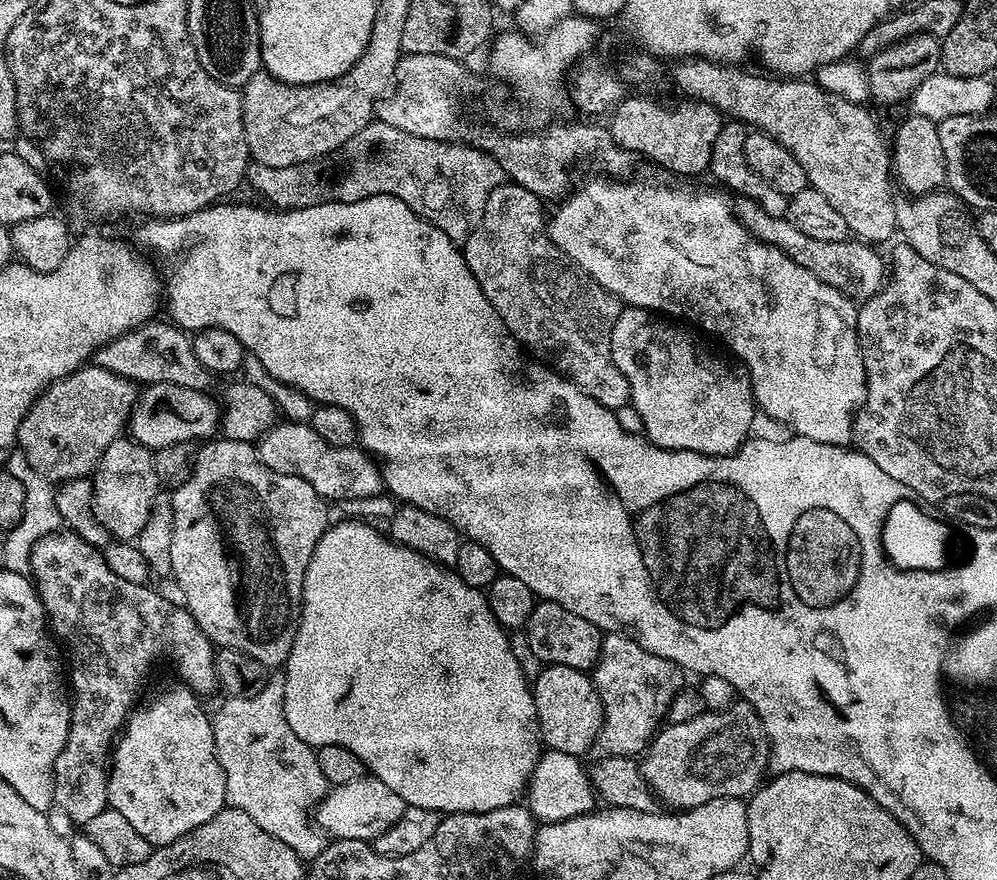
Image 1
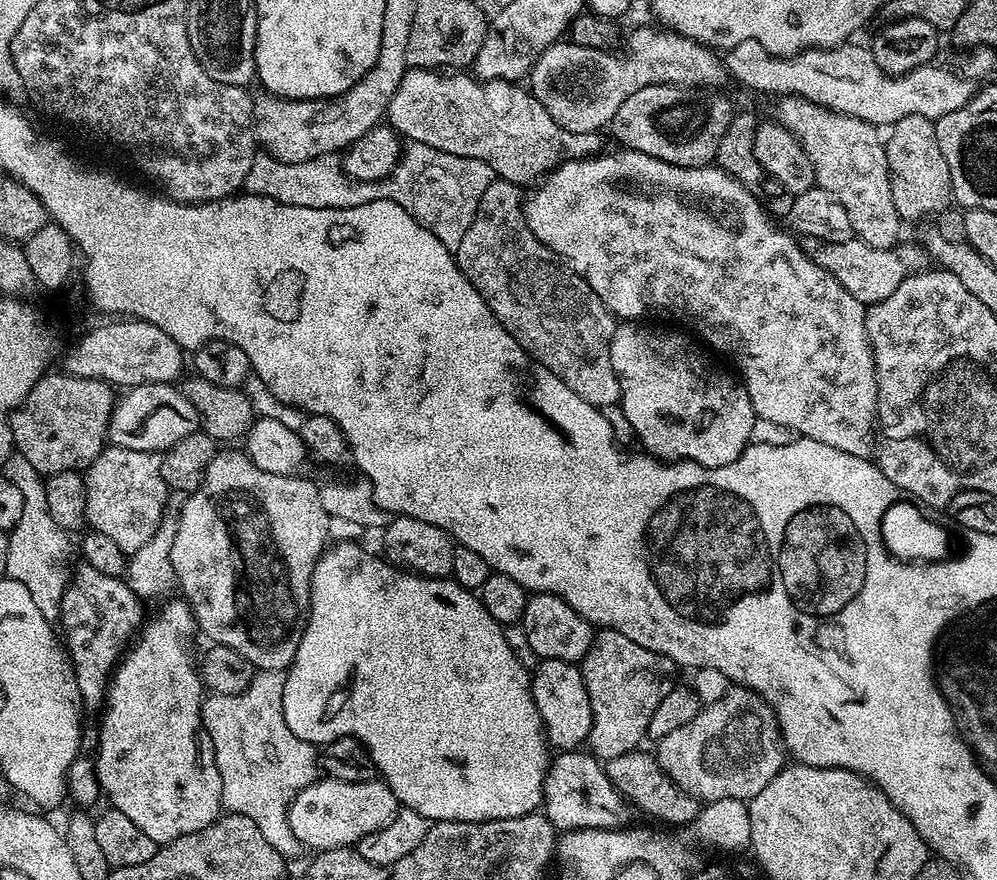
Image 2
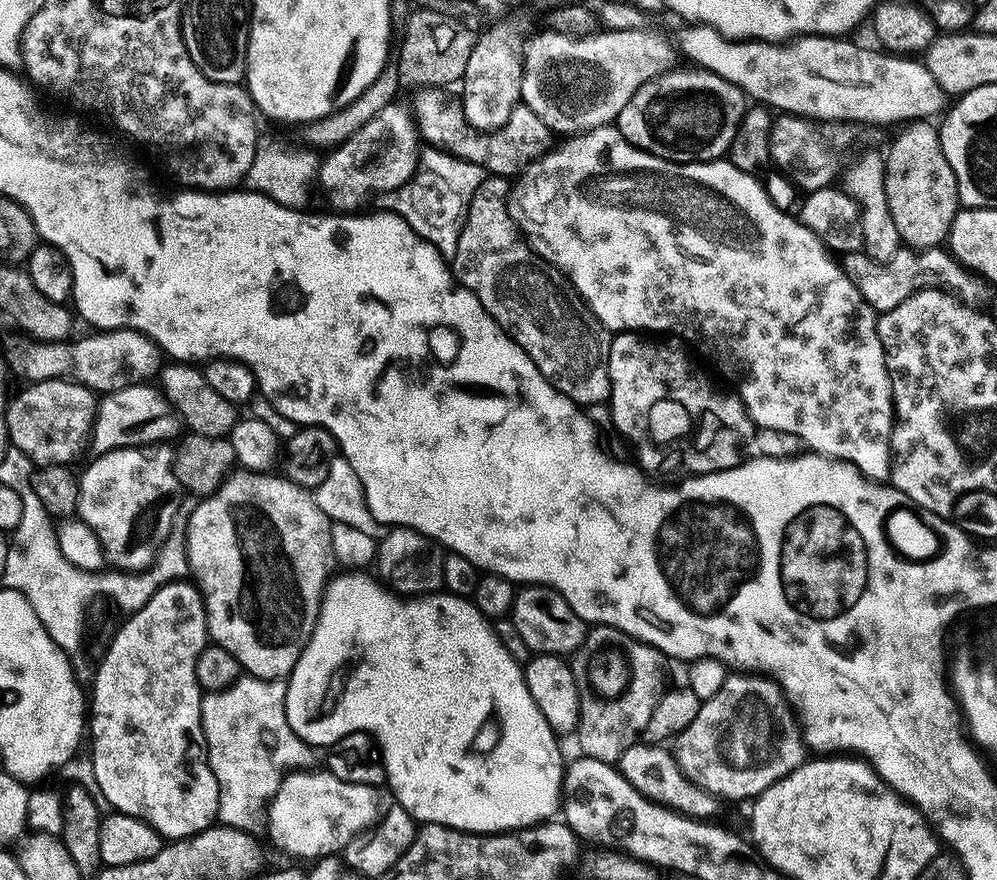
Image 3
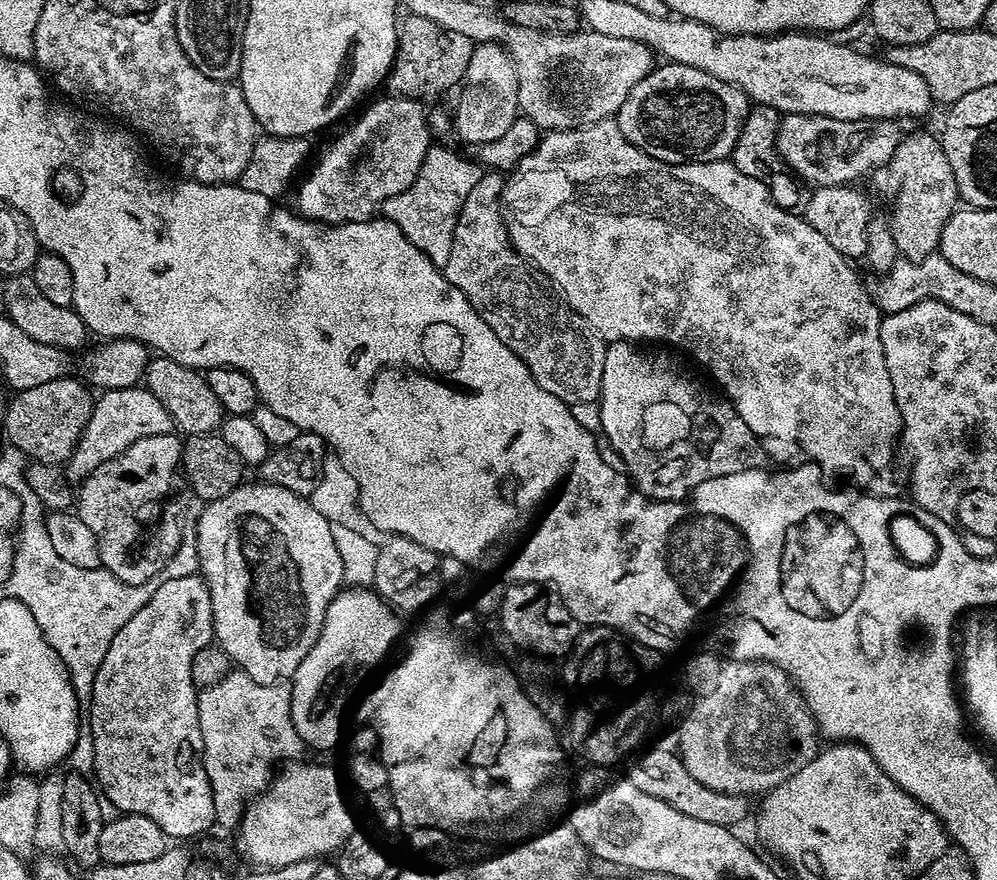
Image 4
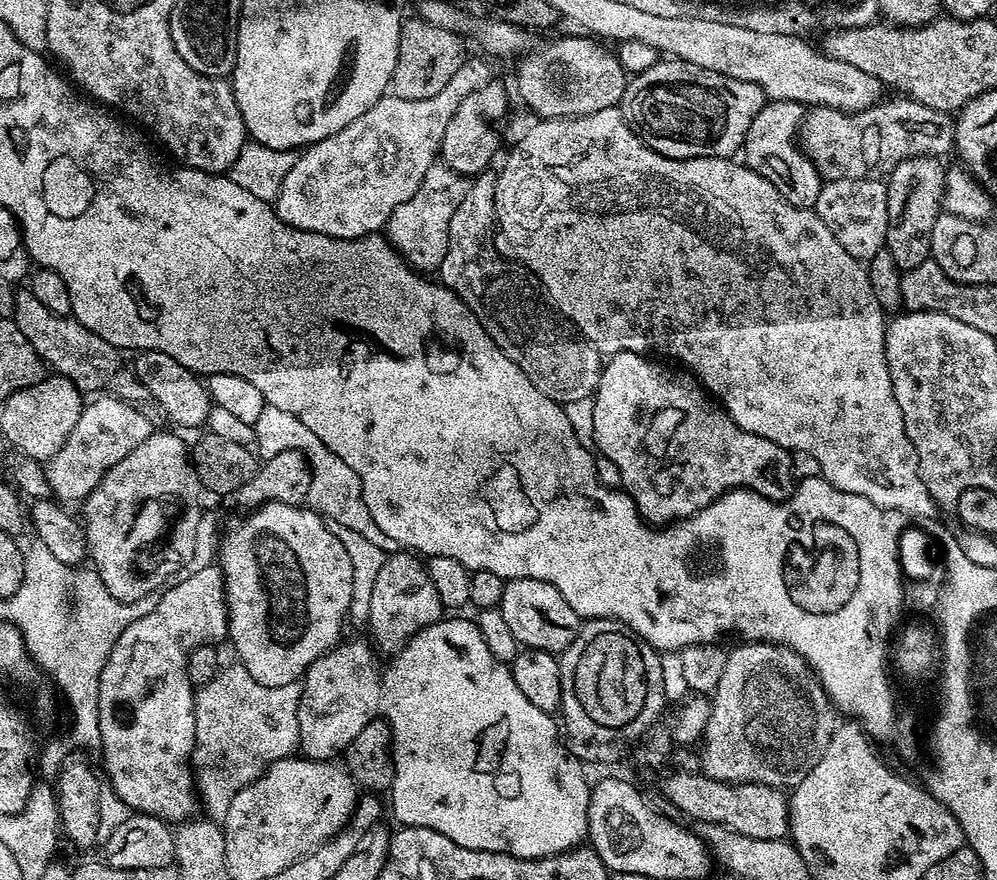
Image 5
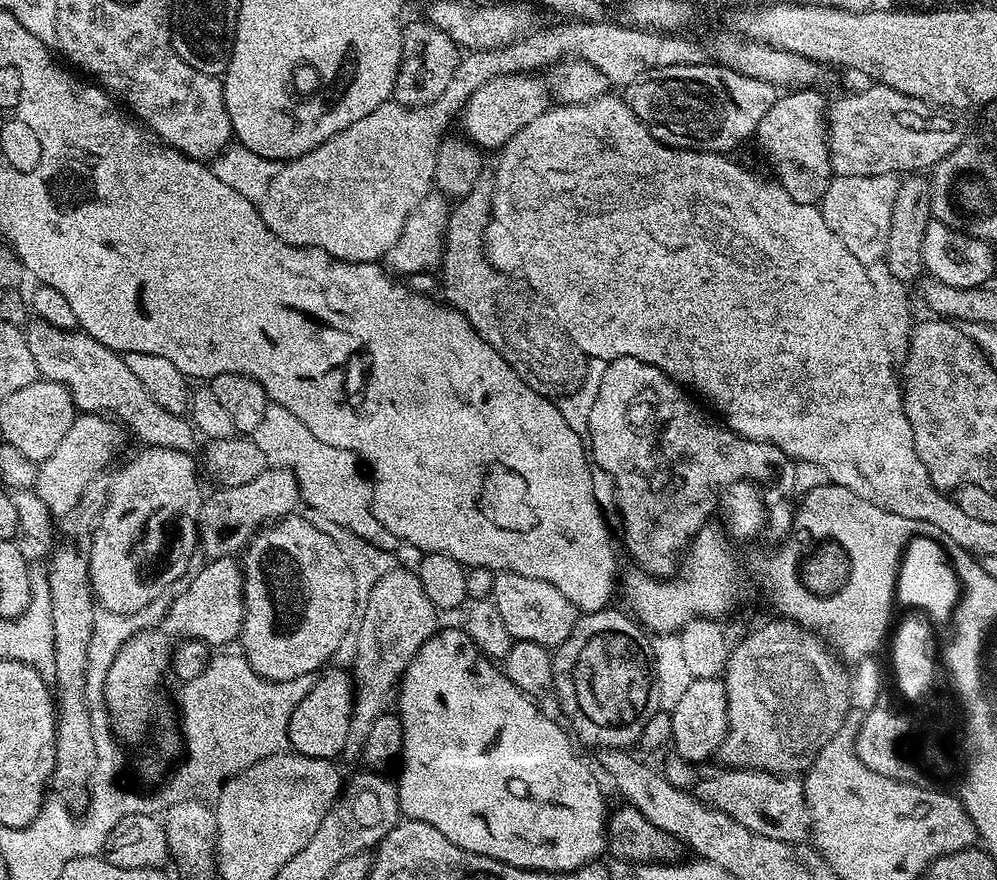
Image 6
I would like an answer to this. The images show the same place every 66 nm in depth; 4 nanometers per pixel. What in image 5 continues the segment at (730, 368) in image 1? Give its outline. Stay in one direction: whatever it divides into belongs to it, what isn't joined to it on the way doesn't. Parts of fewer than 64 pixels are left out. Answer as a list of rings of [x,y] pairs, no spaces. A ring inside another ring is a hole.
[[[613,352],[607,357],[606,363],[600,370],[600,381],[592,396],[594,402],[594,434],[591,439],[600,447],[600,452],[616,467],[616,472],[620,475],[623,491],[632,497],[636,503],[636,509],[640,511],[641,516],[649,522],[671,522],[673,520],[682,520],[685,516],[693,516],[698,510],[702,510],[707,504],[716,500],[723,492],[729,492],[734,488],[747,486],[752,491],[764,496],[767,500],[777,502],[786,500],[791,495],[794,485],[797,483],[798,475],[795,466],[792,464],[792,457],[787,448],[778,446],[770,442],[770,438],[762,438],[758,434],[750,434],[742,430],[730,418],[730,414],[720,407],[719,403],[701,385],[695,376],[684,370],[677,370],[664,362],[652,365],[653,357],[643,352]]]

